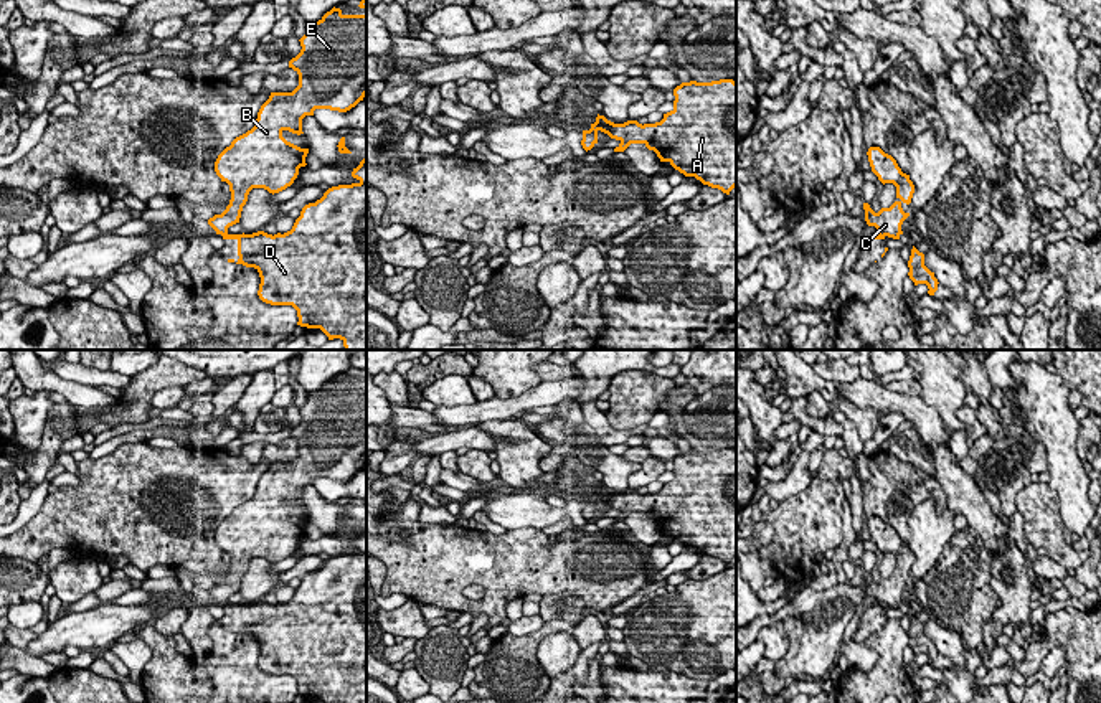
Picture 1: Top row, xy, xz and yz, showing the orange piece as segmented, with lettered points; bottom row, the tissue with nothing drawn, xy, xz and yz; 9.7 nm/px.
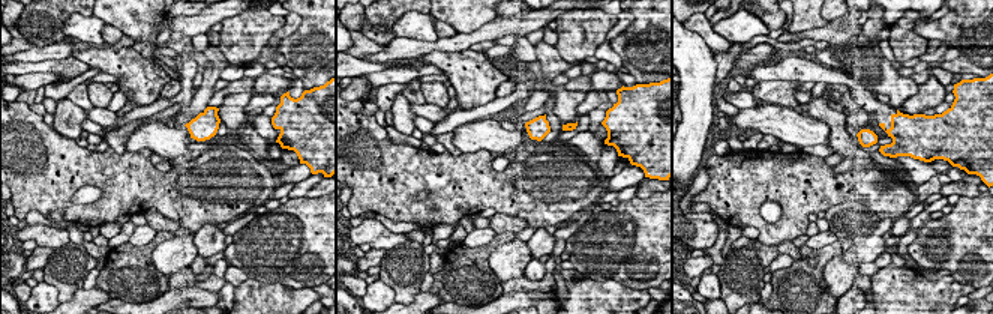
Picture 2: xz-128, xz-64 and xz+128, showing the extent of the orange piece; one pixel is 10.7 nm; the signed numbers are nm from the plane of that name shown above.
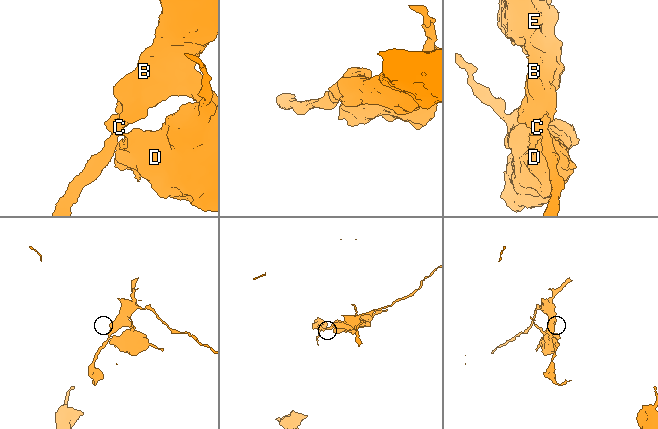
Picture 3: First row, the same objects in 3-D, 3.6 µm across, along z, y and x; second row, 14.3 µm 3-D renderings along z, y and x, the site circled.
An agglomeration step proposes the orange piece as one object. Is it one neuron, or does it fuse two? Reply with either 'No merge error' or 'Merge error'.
Merge error

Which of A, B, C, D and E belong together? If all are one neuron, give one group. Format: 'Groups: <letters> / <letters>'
Groups: A D / B C E

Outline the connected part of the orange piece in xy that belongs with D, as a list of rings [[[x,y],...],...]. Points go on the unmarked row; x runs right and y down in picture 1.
[[[366,554],[328,558],[320,569],[302,578],[292,599],[284,604],[226,602],[223,609],[238,611],[239,629],[228,629],[228,632],[254,637],[259,642],[259,668],[271,675],[292,675],[297,680],[297,695],[320,698],[324,703],[366,703]]]

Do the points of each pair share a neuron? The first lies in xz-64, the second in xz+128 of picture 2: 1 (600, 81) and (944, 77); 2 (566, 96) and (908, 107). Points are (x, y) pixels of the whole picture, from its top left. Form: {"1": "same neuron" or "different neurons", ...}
{"1": "same neuron", "2": "different neurons"}

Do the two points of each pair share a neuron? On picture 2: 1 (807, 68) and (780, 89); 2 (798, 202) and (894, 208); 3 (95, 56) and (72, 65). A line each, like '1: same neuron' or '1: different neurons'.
1: different neurons
2: same neuron
3: different neurons

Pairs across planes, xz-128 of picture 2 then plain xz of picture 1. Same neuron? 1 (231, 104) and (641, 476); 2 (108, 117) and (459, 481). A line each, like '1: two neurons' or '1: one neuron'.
1: two neurons
2: one neuron

